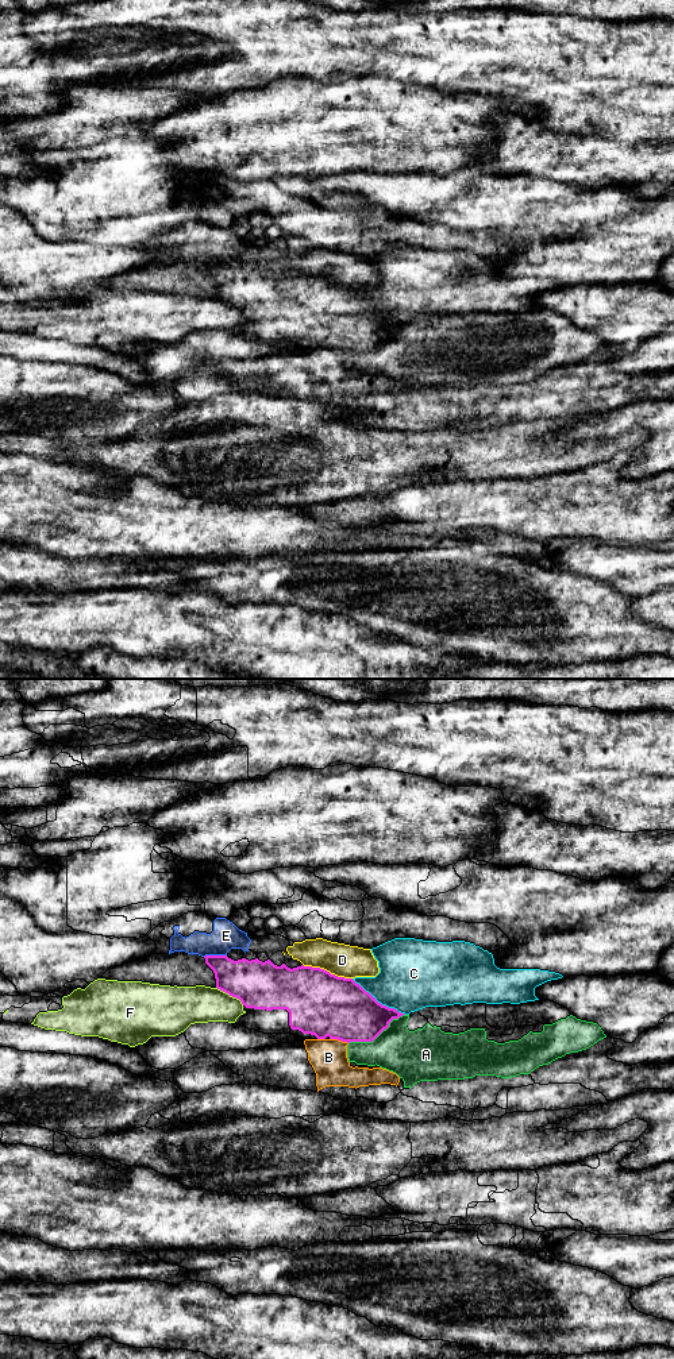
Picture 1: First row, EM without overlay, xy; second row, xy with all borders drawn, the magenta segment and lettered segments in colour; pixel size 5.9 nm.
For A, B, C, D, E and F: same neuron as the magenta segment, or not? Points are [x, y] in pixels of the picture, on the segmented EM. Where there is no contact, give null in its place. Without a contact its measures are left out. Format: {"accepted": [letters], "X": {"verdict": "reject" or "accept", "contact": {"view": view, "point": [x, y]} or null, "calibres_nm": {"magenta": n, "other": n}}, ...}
{"accepted": [], "A": {"verdict": "reject", "contact": {"view": "xy", "point": [377, 1035]}, "calibres_nm": {"magenta": 340, "other": 300}}, "B": {"verdict": "reject", "contact": {"view": "xy", "point": [339, 1039]}, "calibres_nm": {"magenta": 380, "other": 220}}, "C": {"verdict": "reject", "contact": {"view": "xy", "point": [377, 1002]}, "calibres_nm": {"magenta": 360, "other": 380}}, "D": {"verdict": "reject", "contact": {"view": "xy", "point": [326, 971]}, "calibres_nm": {"magenta": 380, "other": 190}}, "E": {"verdict": "reject", "contact": {"view": "xy", "point": [215, 956]}, "calibres_nm": {"magenta": 240, "other": 170}}, "F": {"verdict": "reject", "contact": {"view": "xy", "point": [230, 995]}, "calibres_nm": {"magenta": 280, "other": 220}}}

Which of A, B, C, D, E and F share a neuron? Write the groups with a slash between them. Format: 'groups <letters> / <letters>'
groups A / B / C / D E / F

